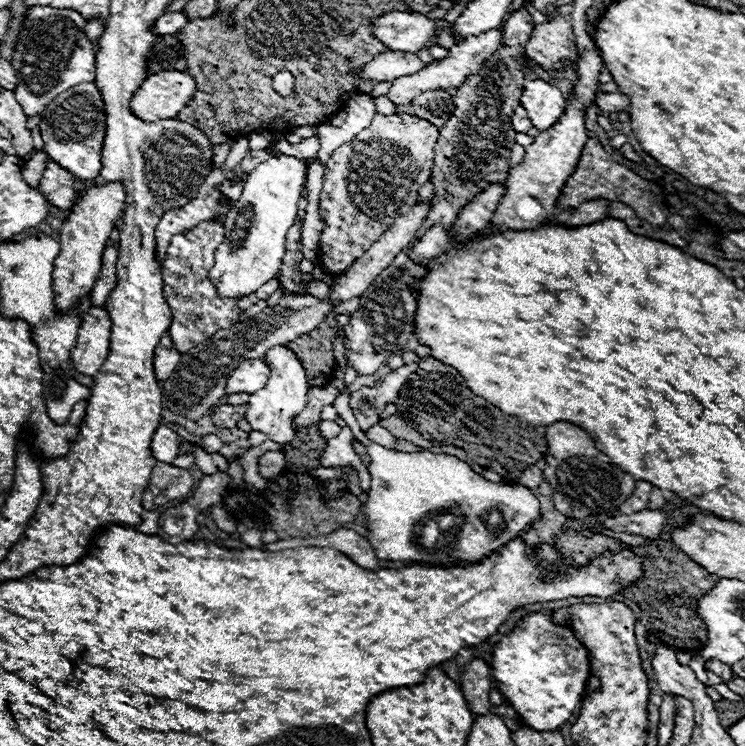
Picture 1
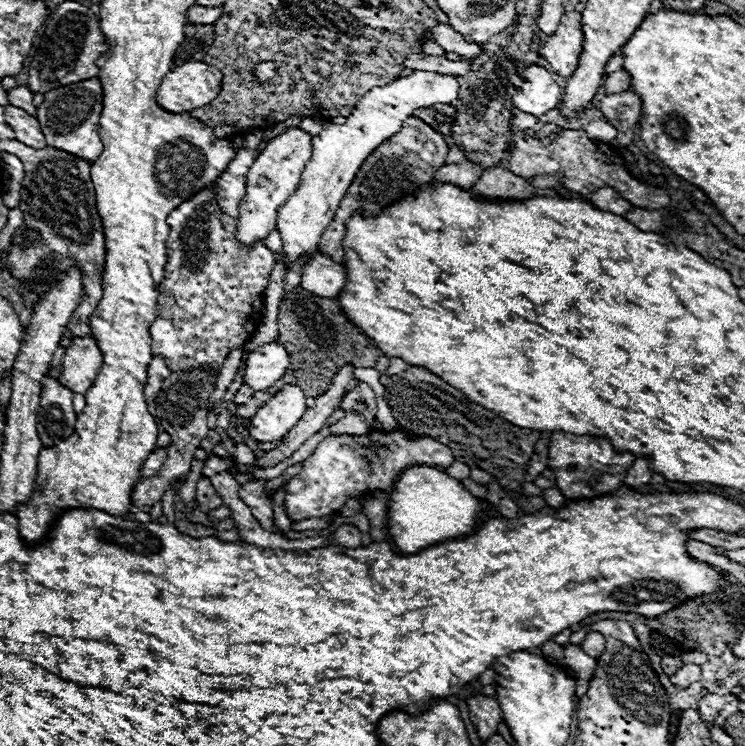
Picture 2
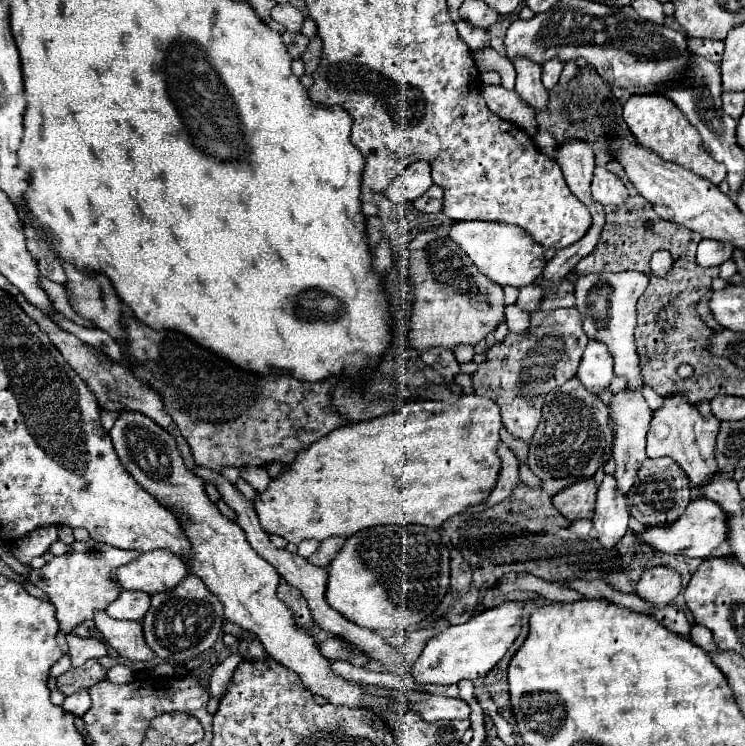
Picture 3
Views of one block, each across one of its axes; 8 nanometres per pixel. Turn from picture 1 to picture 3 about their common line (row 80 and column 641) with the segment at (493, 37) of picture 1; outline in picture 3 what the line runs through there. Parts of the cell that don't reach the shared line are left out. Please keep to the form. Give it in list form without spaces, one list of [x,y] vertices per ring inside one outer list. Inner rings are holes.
[[[624,388],[622,392],[614,394],[612,400],[610,400],[610,418],[614,422],[614,432],[616,432],[616,440],[614,440],[614,452],[612,452],[612,458],[616,462],[616,472],[614,472],[614,478],[616,478],[616,484],[618,484],[618,490],[622,494],[626,494],[634,480],[636,480],[636,474],[638,474],[638,468],[642,464],[642,460],[646,460],[646,432],[648,432],[648,426],[650,426],[650,416],[652,416],[652,410],[648,408],[644,396],[640,392],[630,392],[628,388]]]

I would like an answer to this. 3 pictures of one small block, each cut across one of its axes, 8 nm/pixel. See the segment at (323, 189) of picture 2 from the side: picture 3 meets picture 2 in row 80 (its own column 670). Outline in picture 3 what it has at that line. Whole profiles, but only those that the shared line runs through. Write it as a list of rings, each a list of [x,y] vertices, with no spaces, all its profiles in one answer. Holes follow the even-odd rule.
[[[682,390],[672,392],[671,395],[665,397],[663,405],[653,411],[650,432],[647,435],[646,453],[650,458],[672,456],[672,459],[680,464],[680,468],[688,474],[690,488],[700,488],[702,484],[706,484],[706,480],[710,476],[720,472],[720,468],[716,464],[716,456],[714,456],[720,422],[714,416],[704,418],[698,412],[696,404],[692,404],[682,394],[684,394]]]

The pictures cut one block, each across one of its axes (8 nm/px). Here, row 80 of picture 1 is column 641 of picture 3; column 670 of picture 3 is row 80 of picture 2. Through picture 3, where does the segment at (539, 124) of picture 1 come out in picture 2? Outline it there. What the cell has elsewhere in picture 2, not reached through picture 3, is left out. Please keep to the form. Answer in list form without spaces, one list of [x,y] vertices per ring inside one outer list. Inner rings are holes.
[[[528,66],[522,72],[522,86],[512,96],[512,104],[526,114],[544,116],[562,102],[560,86],[554,82],[554,74],[542,66]]]

